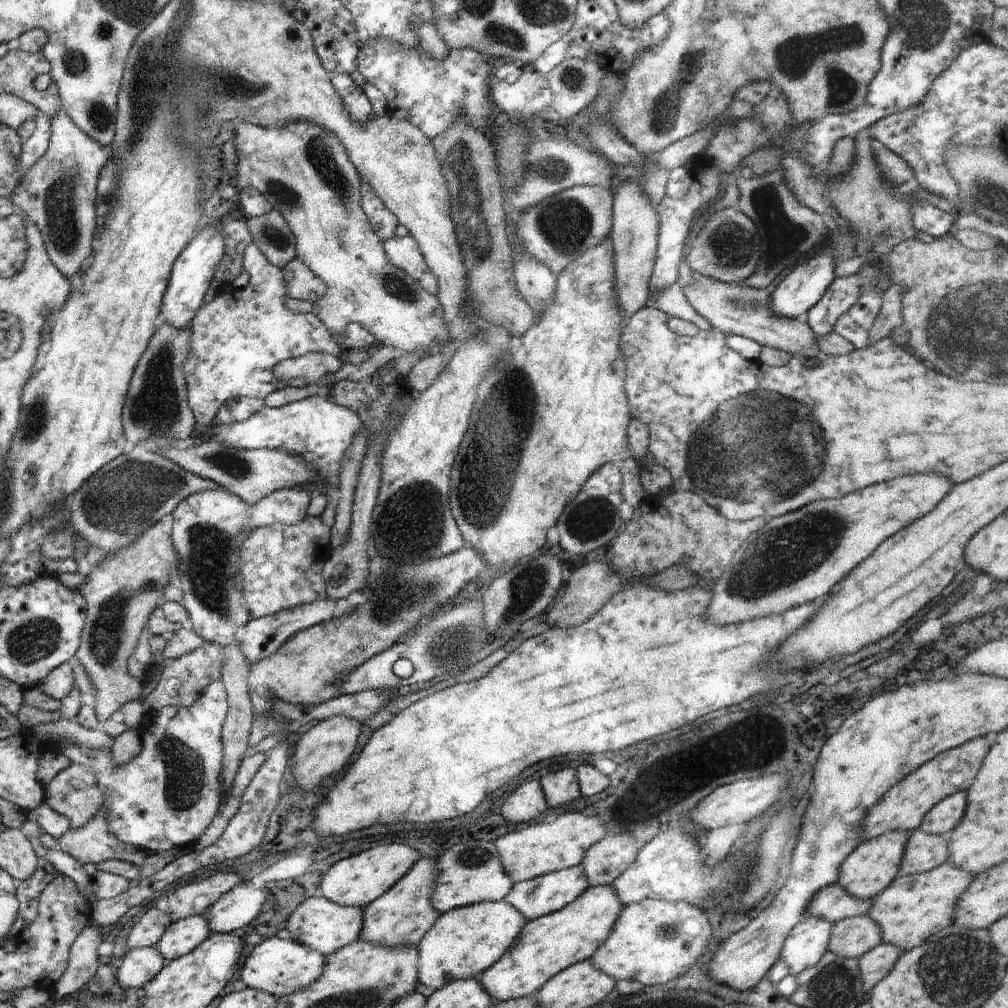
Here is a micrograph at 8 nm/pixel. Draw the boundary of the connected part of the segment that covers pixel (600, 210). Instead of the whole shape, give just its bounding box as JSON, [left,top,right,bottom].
[515,185,613,277]

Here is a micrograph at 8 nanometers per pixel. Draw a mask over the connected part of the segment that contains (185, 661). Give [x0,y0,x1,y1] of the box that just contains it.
[143,641,225,711]

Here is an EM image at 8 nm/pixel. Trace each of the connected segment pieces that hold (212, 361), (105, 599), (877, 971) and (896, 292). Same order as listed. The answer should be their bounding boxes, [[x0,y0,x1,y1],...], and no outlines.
[[183,243,344,427],[76,523,179,722],[858,943,902,996],[869,285,902,344]]

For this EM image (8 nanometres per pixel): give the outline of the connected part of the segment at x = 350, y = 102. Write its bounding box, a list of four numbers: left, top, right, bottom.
[331,70,373,123]

